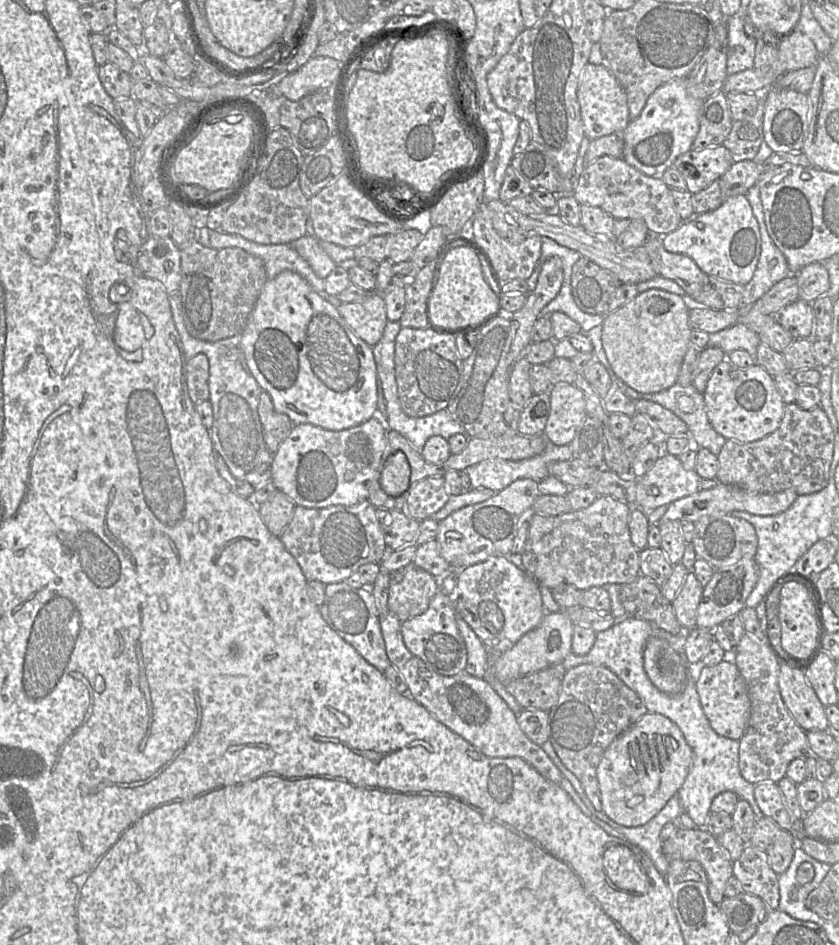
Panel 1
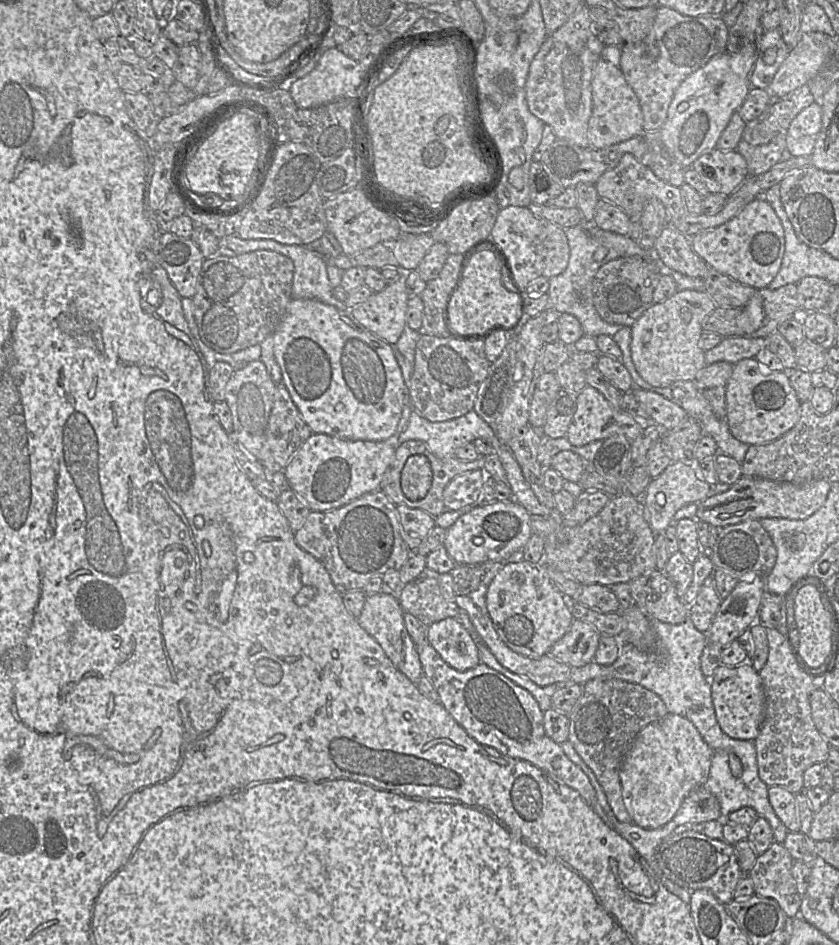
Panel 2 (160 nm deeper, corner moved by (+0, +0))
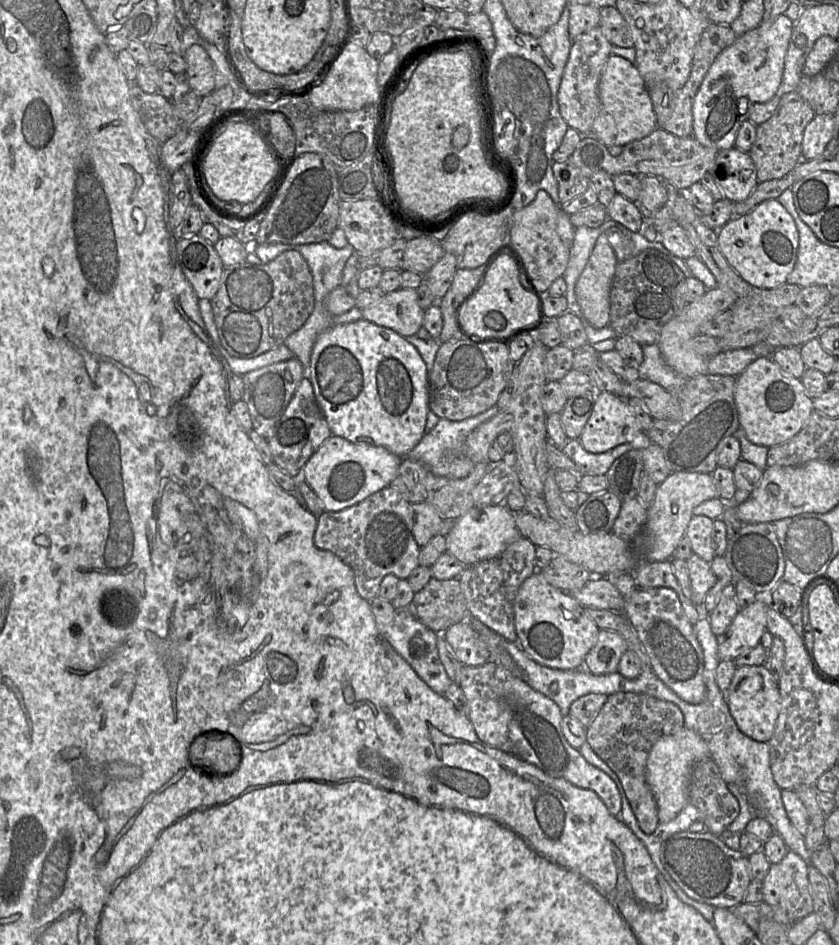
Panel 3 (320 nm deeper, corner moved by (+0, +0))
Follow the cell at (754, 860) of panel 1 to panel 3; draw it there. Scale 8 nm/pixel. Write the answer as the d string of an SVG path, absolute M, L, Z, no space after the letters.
M789 850L781 862L772 864L762 880L764 901L775 910L774 920L790 927L813 913L813 899L808 878L809 862Z

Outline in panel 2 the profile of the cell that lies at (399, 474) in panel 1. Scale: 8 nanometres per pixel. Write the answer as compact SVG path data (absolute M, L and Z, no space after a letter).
M411 455L401 471L401 490L409 500L416 501L425 497L432 485L433 473L428 459Z

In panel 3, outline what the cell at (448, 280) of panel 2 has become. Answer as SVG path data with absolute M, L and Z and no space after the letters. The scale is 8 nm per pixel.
M483 266L477 268L458 268L446 294L438 300L443 316L440 343L466 340L458 331L459 312L463 303L474 292L485 274Z

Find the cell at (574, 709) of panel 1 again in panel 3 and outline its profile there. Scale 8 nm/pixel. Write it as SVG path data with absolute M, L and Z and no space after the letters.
M619 691L608 695L607 701L587 727L588 743L594 752L618 776L628 802L635 814L641 830L653 833L660 824L655 797L646 781L646 765L653 745L663 736L672 735L685 727L684 715L672 702L657 699L647 694Z

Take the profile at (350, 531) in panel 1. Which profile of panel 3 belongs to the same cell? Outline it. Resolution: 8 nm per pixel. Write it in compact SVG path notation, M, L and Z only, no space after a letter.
M386 487L351 507L338 512L325 511L317 517L315 546L332 552L352 569L356 590L367 601L378 597L385 576L408 579L420 565L421 547L412 533L410 505L395 489Z

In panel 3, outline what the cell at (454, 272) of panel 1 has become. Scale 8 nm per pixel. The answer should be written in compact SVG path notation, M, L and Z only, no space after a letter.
M506 255L500 256L485 271L482 281L463 303L459 321L463 328L472 334L488 338L515 340L522 333L537 328L543 318L543 299L535 290L528 291L522 285L518 263Z

